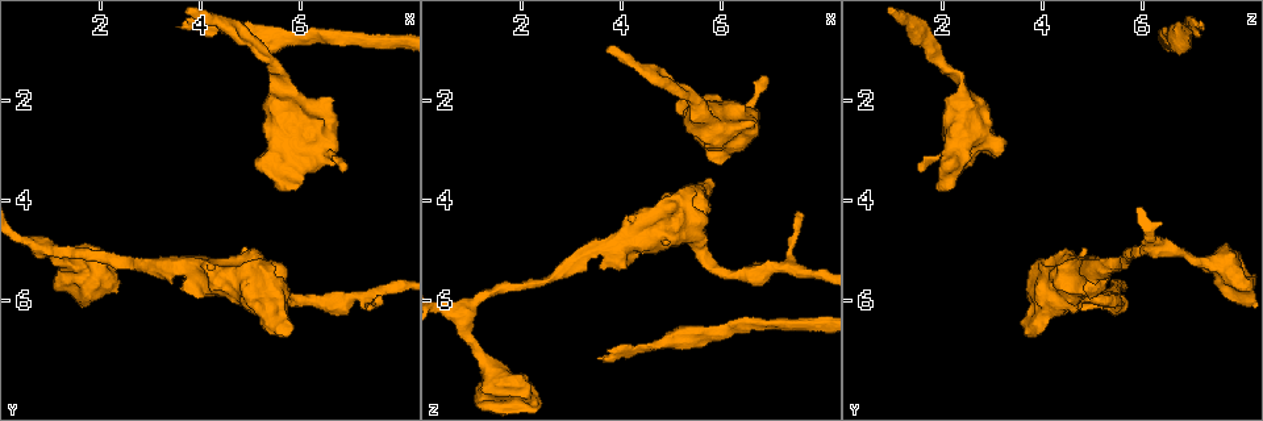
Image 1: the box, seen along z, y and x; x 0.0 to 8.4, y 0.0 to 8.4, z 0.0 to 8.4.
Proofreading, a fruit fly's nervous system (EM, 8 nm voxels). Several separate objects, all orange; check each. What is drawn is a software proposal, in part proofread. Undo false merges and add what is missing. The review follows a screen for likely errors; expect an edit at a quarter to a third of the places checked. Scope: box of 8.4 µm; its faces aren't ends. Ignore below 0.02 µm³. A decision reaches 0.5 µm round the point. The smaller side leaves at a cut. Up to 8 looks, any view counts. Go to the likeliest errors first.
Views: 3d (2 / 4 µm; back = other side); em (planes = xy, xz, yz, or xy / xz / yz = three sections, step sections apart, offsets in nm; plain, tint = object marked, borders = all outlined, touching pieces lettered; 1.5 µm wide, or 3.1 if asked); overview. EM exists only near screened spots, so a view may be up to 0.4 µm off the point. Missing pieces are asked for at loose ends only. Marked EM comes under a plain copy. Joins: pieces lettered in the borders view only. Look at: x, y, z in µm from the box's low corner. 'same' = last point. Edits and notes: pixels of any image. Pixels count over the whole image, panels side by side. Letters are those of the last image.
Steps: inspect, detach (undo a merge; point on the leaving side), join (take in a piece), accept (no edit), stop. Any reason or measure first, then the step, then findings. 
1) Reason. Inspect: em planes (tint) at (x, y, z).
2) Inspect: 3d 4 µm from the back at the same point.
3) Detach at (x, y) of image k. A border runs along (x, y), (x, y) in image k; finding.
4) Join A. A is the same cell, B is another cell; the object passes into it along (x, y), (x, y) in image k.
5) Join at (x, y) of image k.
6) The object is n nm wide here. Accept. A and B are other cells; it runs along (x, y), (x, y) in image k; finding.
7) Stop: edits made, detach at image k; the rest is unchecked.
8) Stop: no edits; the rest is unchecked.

Stops while still wide. Inspect: 3d 4 µm at (5.85, 6.45, 3.60).

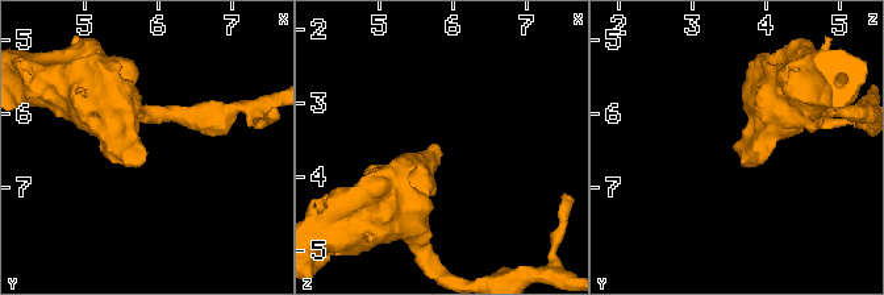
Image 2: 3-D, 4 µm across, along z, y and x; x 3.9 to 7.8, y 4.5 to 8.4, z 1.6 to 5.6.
Inspect: em xy step 4 (borders) at (5.75, 6.40, 3.60).

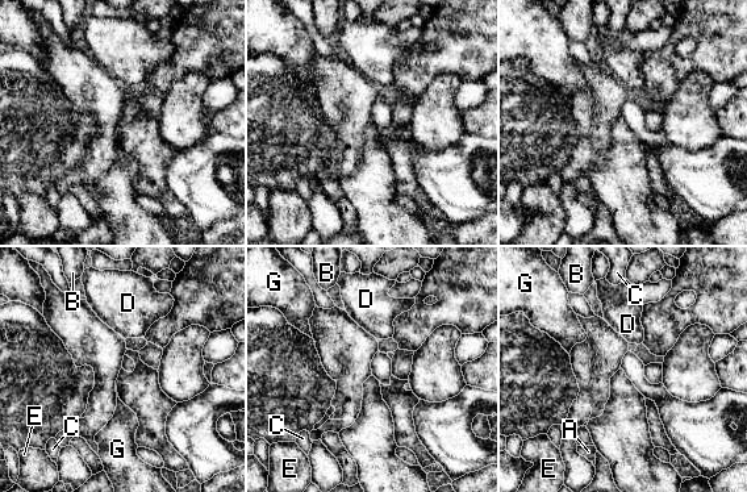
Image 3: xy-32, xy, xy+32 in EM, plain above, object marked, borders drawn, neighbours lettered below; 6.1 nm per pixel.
Another direction. Inspect: em planes (borders) at the same point.

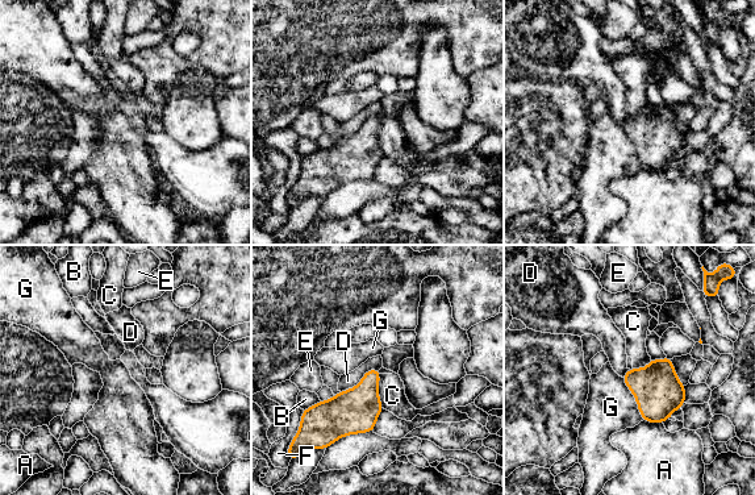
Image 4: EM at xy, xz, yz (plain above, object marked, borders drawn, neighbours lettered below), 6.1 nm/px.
Accept. A, B, C, D, E, F and G are other cells; a border runs along (379, 367), (340, 391) in image 4; no lettered piece goes on from it.

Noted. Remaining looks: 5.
Calibre changes. Inspect: 3d 2 µm at (4.85, 0.60, 6.85).

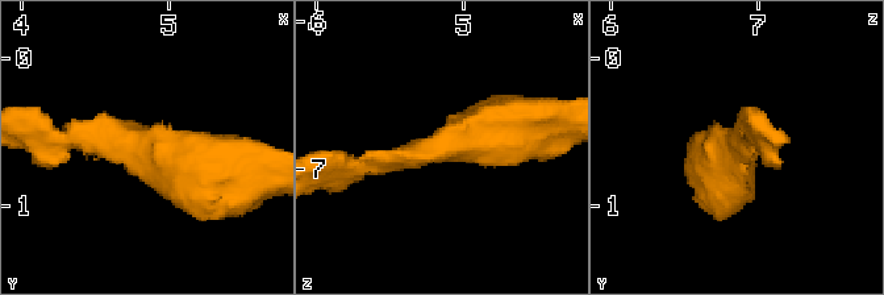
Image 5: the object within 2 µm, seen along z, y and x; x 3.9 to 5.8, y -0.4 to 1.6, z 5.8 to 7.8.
Inspect: em planes (tint) at (4.90, 0.62, 6.80).

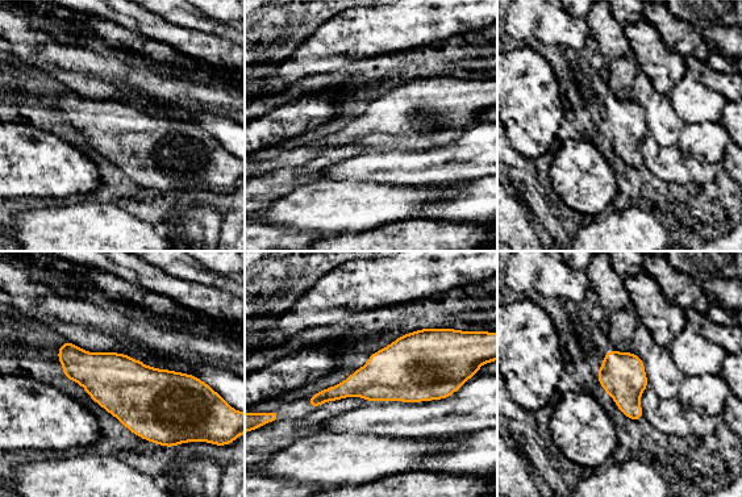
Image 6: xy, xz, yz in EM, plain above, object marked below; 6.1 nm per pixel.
See the neighbours. Inspect: em planes (borders) at the same point.

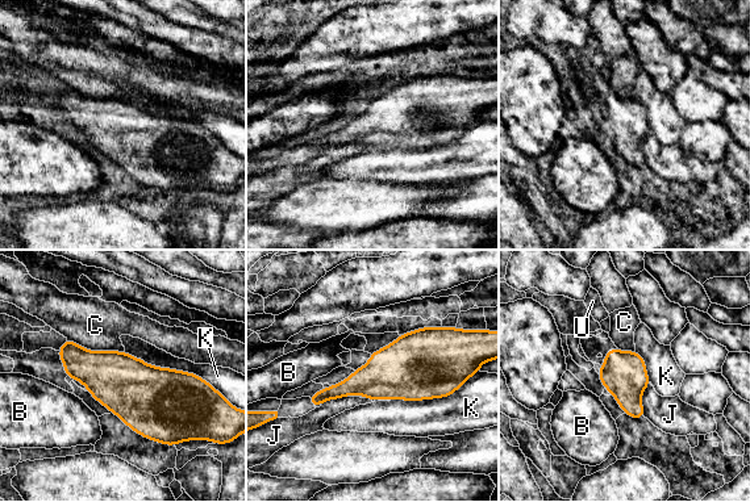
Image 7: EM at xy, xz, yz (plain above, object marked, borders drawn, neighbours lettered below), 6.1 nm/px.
The object is 280 nm wide here; the longest contact is with K, 550 nm. Accept. B, C, J, K and U are other cells; all the same neuron.

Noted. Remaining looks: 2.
Branch stops here. Inspect: 3d 4 µm at (3.65, 5.80, 5.00).

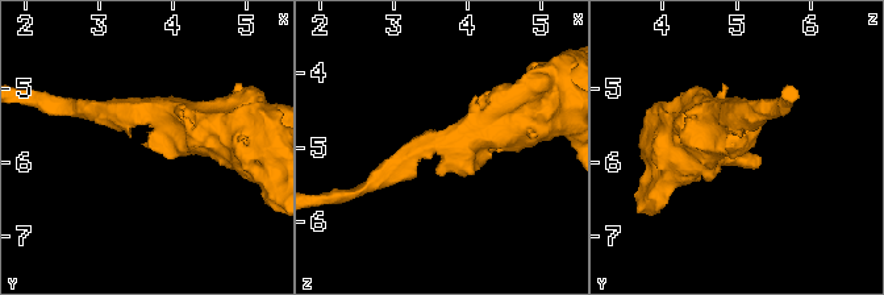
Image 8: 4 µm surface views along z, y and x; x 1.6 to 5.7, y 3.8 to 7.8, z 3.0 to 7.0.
Now the EM. Inspect: em planes (borders) at (3.65, 5.80, 5.00).

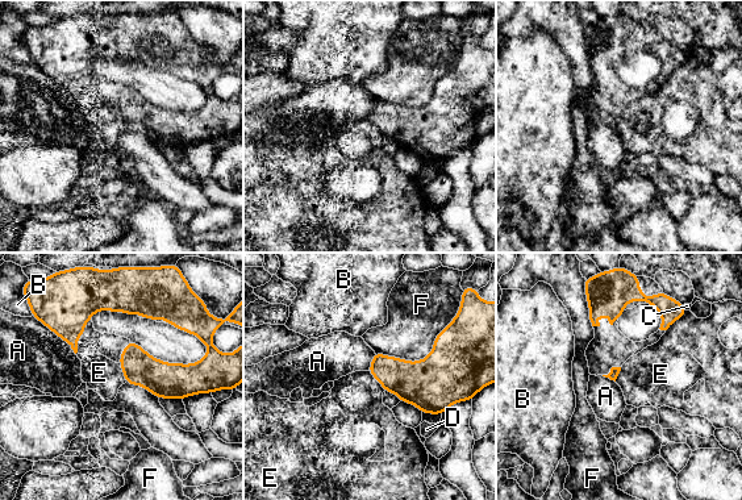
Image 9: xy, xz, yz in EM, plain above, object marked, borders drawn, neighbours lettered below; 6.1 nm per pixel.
Accept. A, B, C, D, E and F are other cells; a border runs along (366, 371), (384, 390) in image 9; no lettered piece goes on from it.

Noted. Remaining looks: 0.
Stop: no edits; the rest is unchecked.

